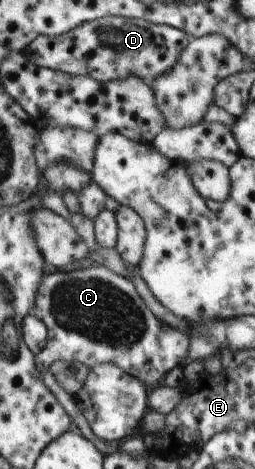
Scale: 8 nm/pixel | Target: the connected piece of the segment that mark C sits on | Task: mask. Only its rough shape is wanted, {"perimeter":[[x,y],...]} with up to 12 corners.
{"perimeter":[[100,264],[42,277],[36,354],[114,363],[146,389],[180,366],[189,333]]}

